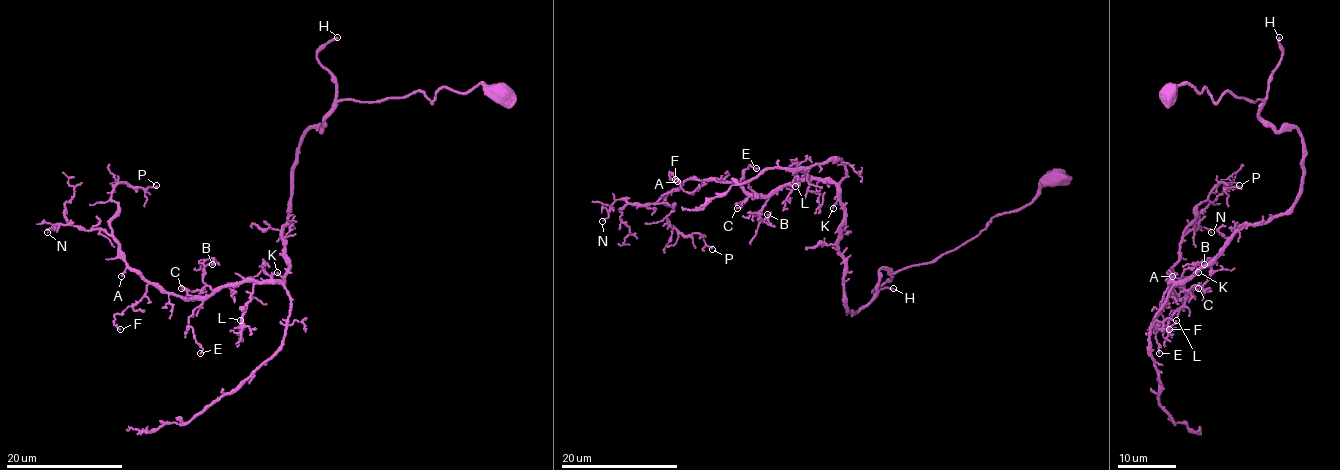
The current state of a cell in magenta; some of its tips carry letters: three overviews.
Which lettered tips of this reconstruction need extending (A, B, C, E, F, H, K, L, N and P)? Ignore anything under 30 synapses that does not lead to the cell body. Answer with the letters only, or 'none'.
H

